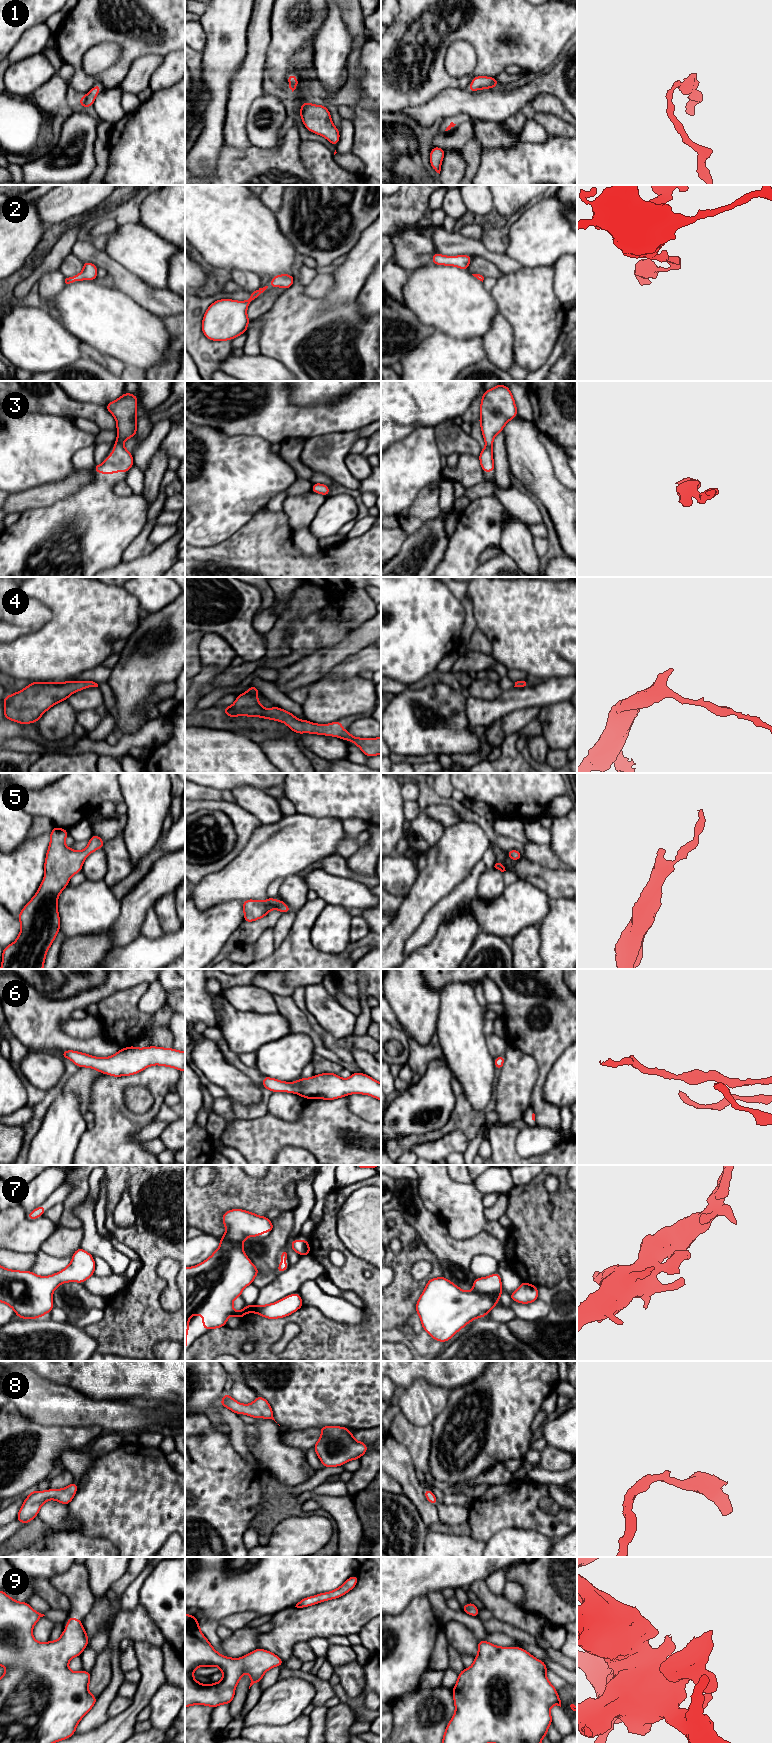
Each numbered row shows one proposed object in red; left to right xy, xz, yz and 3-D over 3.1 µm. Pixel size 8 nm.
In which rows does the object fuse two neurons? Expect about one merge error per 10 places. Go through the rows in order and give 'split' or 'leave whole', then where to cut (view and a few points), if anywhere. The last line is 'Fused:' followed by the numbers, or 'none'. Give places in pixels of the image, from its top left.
1: leave whole | no cut
2: leave whole | no cut
3: leave whole | no cut
4: leave whole | no cut
5: leave whole | no cut
6: leave whole | no cut
7: leave whole | no cut
8: leave whole | no cut
9: leave whole | no cut
Fused: none

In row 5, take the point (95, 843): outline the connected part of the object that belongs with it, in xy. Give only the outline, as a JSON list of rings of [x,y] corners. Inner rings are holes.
[[[55,826],[50,832],[43,881],[17,916],[21,931],[15,942],[3,948],[0,969],[43,969],[47,951],[60,929],[58,897],[70,878],[81,872],[87,856],[105,844],[92,835],[84,850],[75,851],[65,845],[67,836],[68,830]]]

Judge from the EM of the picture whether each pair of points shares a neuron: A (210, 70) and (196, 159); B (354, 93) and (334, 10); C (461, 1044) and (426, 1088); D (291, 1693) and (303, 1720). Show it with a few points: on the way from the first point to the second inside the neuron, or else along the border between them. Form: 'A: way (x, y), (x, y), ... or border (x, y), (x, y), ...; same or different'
A: way (215, 92), (212, 137); same
B: border (350, 37), (350, 52), (346, 60); different
C: border (444, 1057), (453, 1075); different
D: border (302, 1713), (285, 1724), (279, 1724); different

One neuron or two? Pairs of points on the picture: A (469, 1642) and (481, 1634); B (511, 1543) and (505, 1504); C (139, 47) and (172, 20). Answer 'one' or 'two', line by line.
A: two
B: two
C: one

